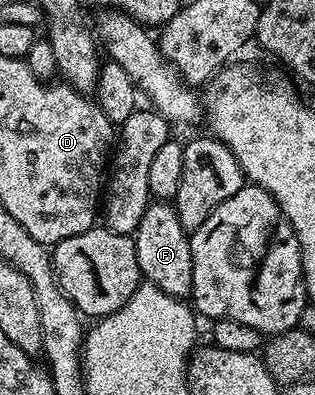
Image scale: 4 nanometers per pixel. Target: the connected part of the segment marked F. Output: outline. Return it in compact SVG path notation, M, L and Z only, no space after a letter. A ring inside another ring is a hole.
M151 201L137 225L134 236L139 274L165 293L186 300L193 285L193 257L189 233L181 225L174 206L167 201Z

